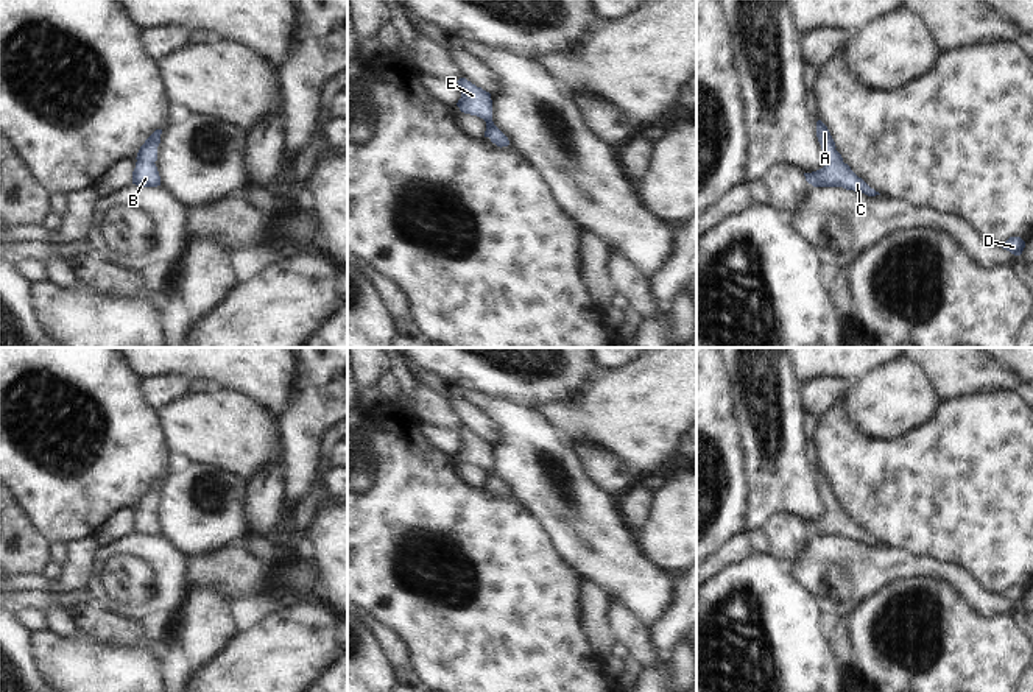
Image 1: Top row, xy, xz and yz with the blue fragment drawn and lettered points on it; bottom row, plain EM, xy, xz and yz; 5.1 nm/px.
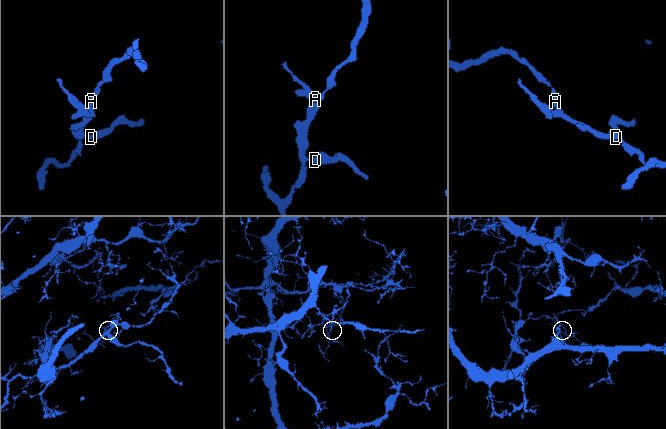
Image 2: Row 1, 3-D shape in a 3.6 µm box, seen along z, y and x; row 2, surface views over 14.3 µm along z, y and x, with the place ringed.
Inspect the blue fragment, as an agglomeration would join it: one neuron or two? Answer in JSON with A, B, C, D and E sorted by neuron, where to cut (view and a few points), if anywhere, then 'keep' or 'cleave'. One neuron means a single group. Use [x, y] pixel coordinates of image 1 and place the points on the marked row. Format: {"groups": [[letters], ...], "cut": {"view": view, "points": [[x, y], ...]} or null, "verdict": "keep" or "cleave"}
{"groups": [["A", "B", "C", "D", "E"]], "cut": null, "verdict": "keep"}

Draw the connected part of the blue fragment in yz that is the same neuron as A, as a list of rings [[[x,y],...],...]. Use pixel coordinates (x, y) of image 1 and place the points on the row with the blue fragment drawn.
[[[821,120],[816,122],[816,137],[827,164],[816,171],[804,173],[809,184],[813,187],[843,187],[868,196],[880,195],[843,162],[841,154],[835,150],[837,147],[827,126]]]

